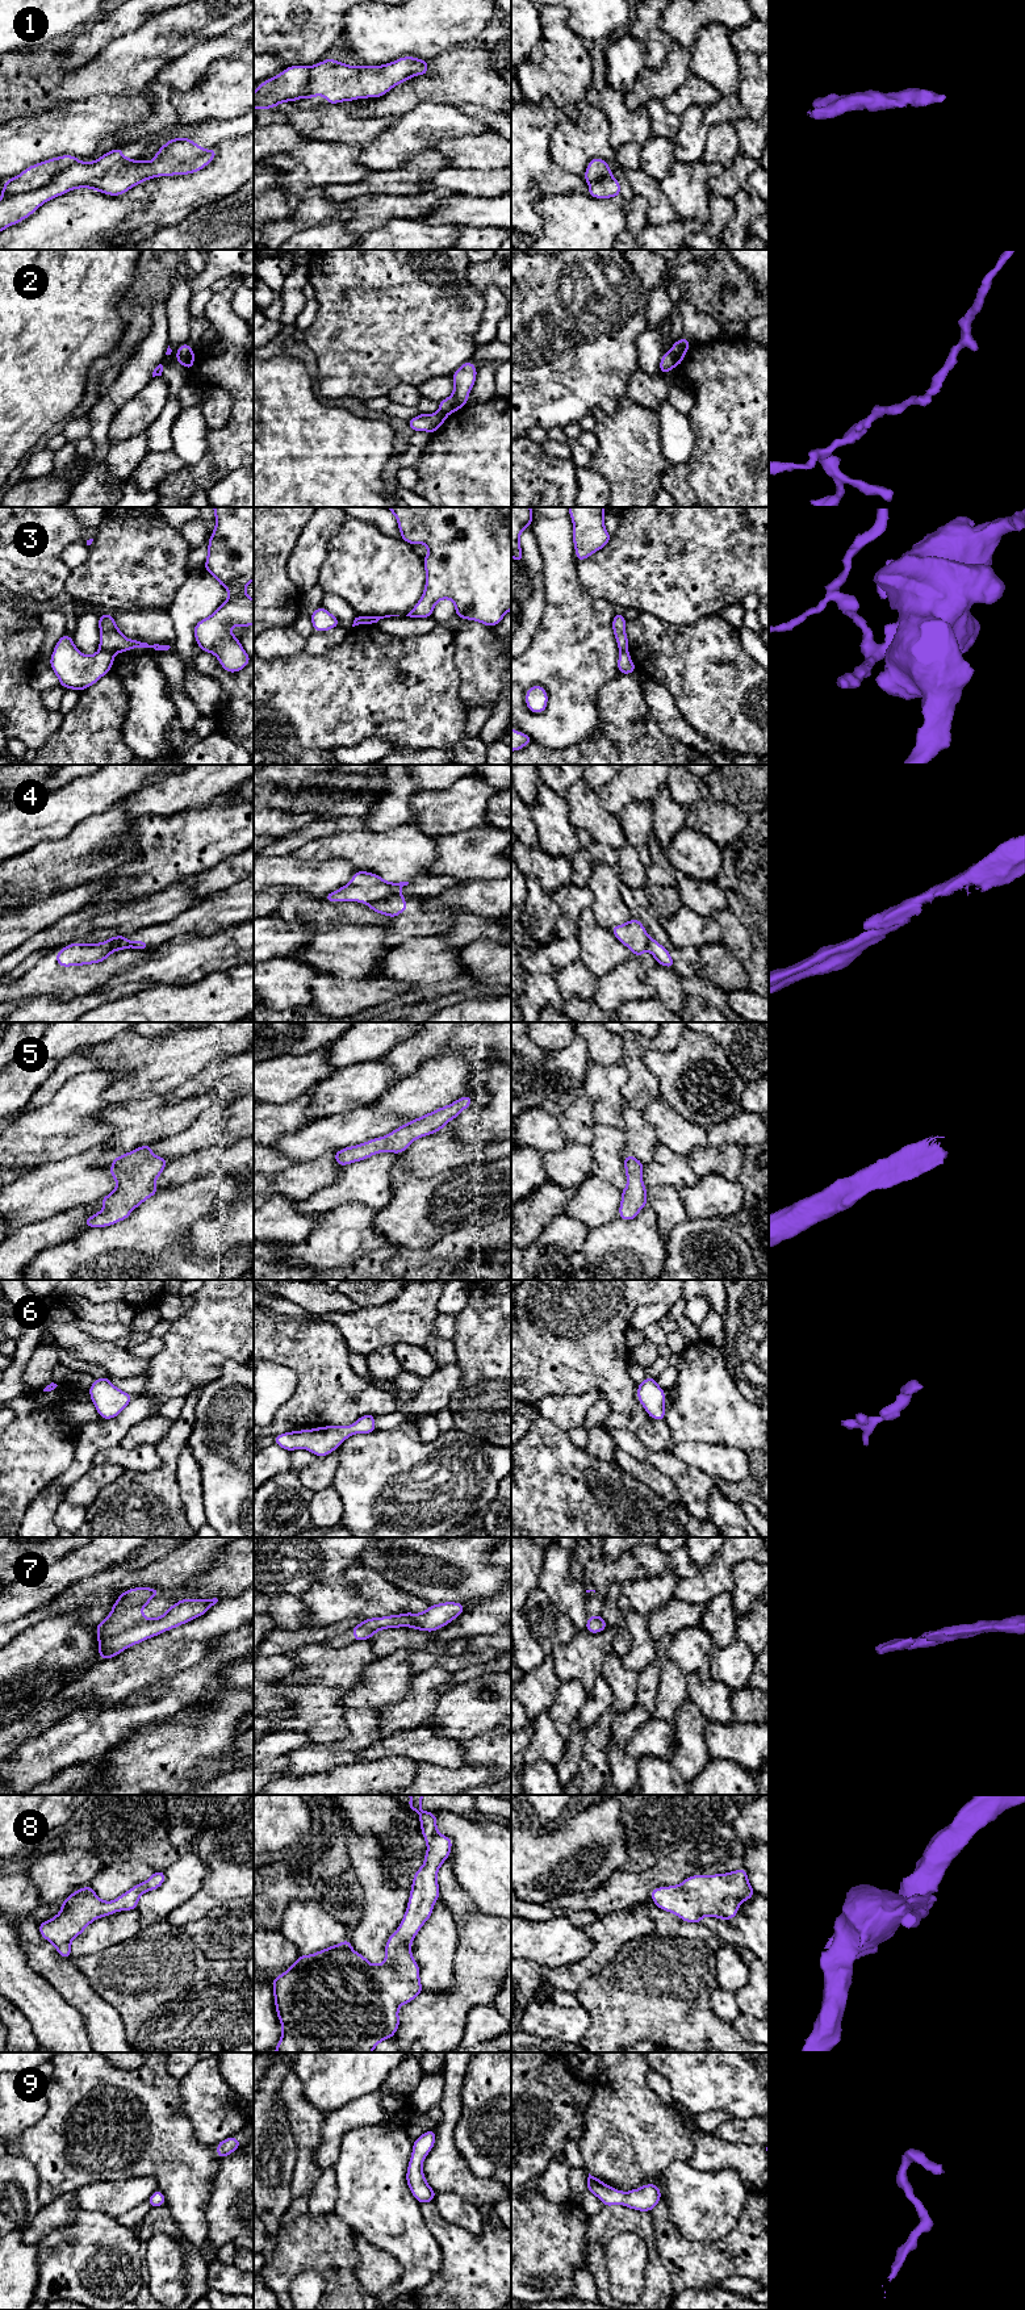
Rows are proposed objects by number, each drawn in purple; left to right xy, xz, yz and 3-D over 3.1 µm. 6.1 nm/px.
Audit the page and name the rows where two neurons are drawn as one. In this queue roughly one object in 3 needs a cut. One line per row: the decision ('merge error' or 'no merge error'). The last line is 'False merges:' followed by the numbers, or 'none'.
1: merge error
2: merge error
3: merge error
4: merge error
5: no merge error
6: no merge error
7: no merge error
8: no merge error
9: no merge error
False merges: 1, 2, 3, 4

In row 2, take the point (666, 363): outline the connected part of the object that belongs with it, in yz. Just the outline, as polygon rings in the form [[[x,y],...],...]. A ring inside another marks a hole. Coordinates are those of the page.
[[[668,351],[662,355],[661,361],[660,361],[660,371],[662,376],[665,376],[670,369],[675,368],[675,361],[674,357],[672,356],[672,352]]]

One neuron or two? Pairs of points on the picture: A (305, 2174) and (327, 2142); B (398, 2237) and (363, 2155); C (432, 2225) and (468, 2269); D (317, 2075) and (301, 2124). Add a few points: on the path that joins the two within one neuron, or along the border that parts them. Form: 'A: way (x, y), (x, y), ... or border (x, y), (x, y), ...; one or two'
A: border (322, 2130), (316, 2152), (322, 2170); two
B: way (389, 2217), (373, 2198), (371, 2175); one
C: way (444, 2235), (467, 2258); one
D: border (296, 2074), (301, 2083), (302, 2096), (325, 2116); two

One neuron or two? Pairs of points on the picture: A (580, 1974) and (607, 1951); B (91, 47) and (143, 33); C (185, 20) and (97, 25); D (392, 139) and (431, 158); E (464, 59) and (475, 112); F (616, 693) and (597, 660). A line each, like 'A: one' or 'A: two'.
A: one
B: two
C: two
D: two
E: two
F: two

